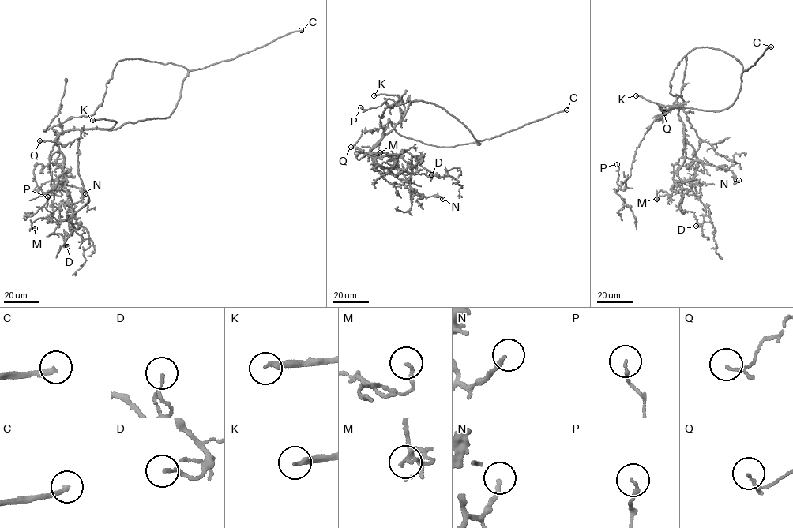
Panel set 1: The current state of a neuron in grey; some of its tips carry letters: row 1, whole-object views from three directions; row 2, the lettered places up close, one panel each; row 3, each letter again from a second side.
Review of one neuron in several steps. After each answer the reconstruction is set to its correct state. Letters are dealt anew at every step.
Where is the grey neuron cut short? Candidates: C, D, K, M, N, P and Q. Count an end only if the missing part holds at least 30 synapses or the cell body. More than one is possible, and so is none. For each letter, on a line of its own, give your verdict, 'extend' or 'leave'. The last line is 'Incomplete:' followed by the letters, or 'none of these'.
C: extend
D: leave
K: extend
M: leave
N: leave
P: leave
Q: leave
Incomplete: C, K

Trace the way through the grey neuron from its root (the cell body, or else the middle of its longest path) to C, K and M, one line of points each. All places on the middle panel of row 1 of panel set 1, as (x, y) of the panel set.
C: (472, 135), (479, 144), (476, 144), (478, 141), (490, 139), (566, 110)
K: (472, 135), (461, 122), (433, 103), (411, 101), (403, 117), (404, 106), (399, 97), (384, 94), (373, 95)
M: (472, 135), (441, 107), (411, 101), (370, 152), (397, 157), (380, 152)

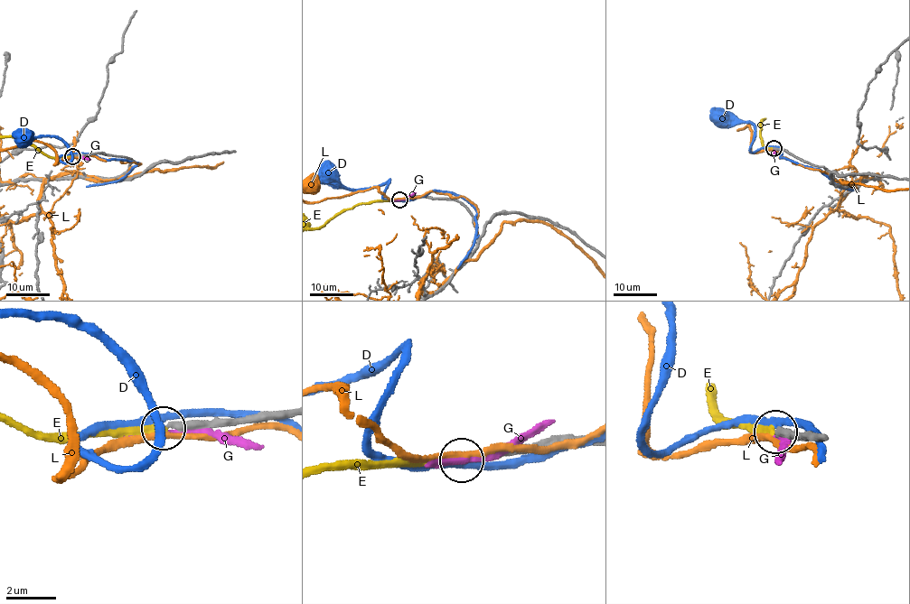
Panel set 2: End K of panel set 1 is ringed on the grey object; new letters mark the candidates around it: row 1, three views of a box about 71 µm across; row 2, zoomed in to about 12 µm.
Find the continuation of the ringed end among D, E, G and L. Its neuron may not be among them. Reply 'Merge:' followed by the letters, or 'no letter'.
Merge: E

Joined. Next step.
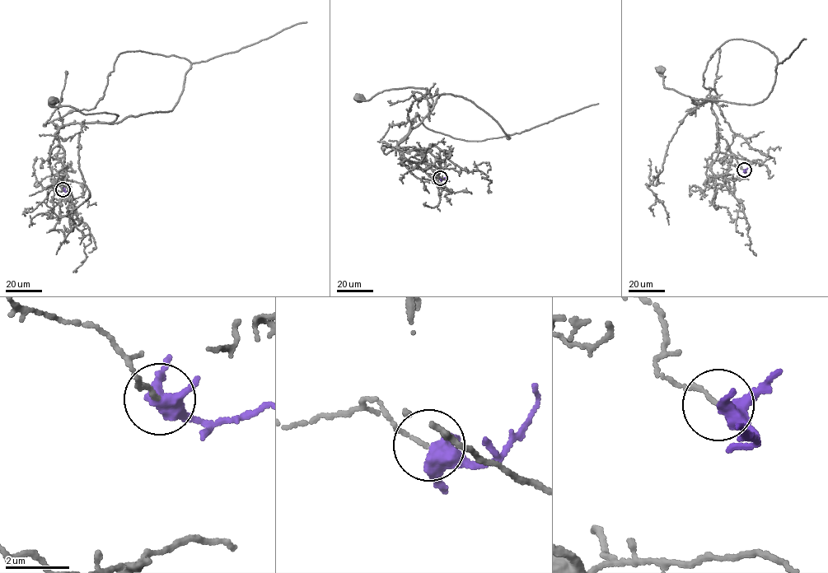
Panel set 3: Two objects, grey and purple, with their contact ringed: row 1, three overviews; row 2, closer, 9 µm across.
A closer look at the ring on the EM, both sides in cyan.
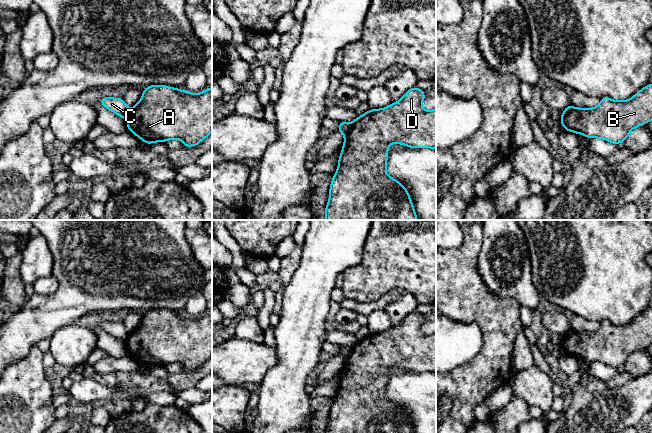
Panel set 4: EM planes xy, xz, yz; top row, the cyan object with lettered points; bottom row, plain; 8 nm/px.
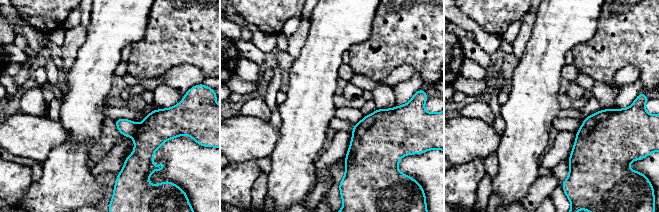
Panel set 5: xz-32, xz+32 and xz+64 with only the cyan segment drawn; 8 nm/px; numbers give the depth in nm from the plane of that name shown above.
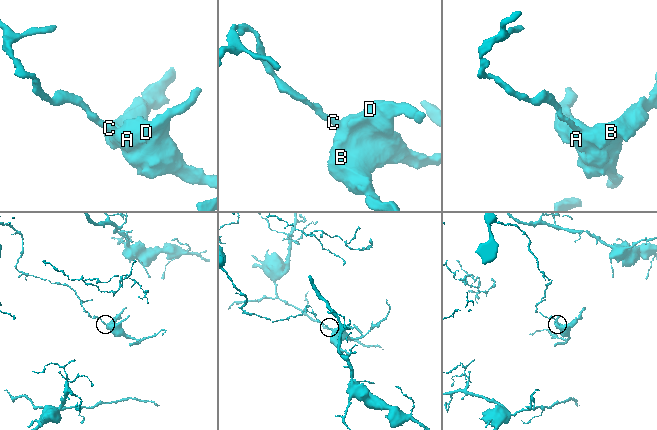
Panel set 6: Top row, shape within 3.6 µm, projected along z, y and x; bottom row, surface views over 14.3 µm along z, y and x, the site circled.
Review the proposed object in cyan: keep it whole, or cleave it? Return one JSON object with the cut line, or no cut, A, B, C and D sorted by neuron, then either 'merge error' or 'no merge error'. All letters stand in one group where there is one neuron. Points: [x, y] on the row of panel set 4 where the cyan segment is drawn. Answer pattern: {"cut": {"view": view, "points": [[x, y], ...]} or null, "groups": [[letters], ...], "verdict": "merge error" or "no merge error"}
{"cut": {"view": "xz", "points": [[351, 123], [351, 128], [345, 135]]}, "groups": [["A", "B", "D"], ["C"]], "verdict": "merge error"}

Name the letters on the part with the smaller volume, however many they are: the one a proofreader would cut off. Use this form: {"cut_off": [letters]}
{"cut_off": ["A", "B", "D"]}

